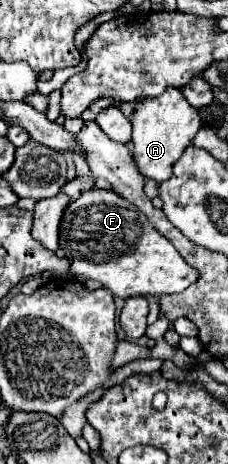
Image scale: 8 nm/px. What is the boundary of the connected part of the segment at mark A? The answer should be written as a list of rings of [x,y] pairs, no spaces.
[[[167,89],[159,97],[149,97],[137,105],[135,115],[131,119],[133,125],[133,157],[143,175],[155,181],[165,181],[171,175],[171,165],[183,155],[187,145],[191,145],[193,137],[201,129],[199,111],[189,105],[183,97],[181,89]]]

